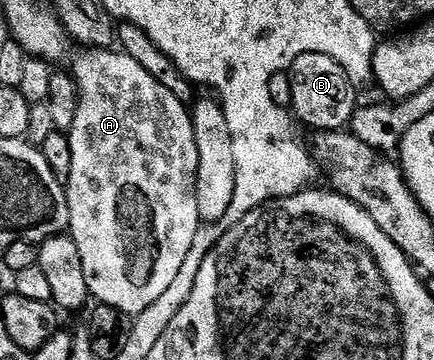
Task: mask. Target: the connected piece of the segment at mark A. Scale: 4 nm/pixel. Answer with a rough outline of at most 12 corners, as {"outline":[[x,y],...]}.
{"outline":[[114,48],[74,58],[70,229],[137,316],[200,225],[187,103]]}

